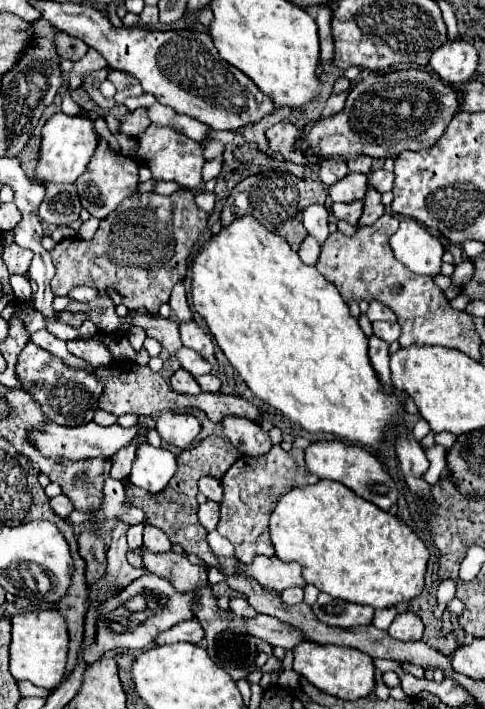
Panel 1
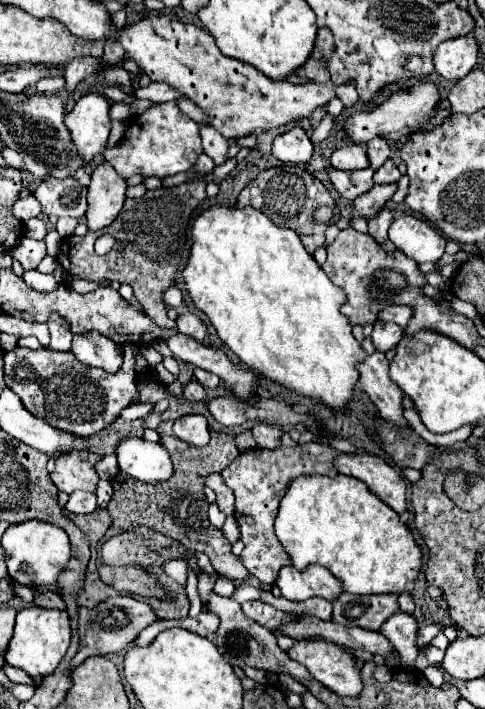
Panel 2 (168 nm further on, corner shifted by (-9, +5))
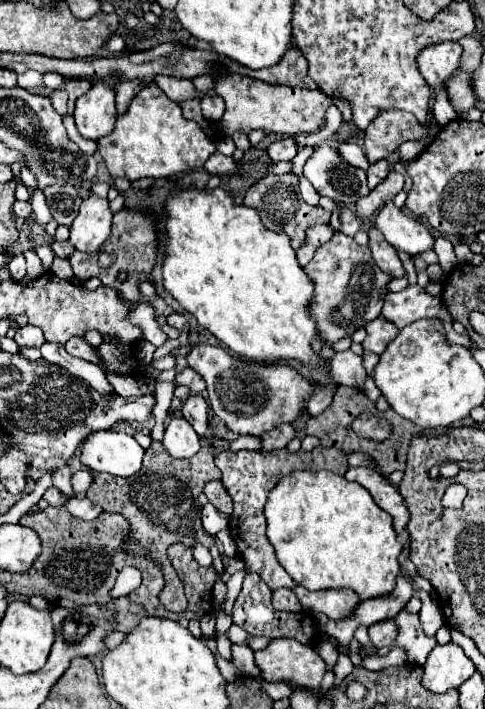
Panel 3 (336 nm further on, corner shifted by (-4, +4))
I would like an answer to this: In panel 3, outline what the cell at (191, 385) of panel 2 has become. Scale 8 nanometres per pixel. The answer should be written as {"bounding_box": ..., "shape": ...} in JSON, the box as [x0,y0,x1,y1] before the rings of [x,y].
{"bounding_box":[181,394,213,440],"shape":[[[193,394],[187,398],[187,402],[181,408],[183,418],[195,428],[195,432],[205,438],[205,440],[213,440],[213,432],[209,430],[209,418],[207,418],[207,402]]]}

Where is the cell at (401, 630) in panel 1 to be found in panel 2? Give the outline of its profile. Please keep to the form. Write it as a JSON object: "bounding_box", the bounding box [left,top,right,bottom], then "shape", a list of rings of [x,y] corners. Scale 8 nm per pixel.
{"bounding_box":[380,613,418,669],"shape":[[[394,613],[380,629],[396,647],[400,653],[400,665],[404,669],[414,669],[416,657],[418,657],[418,647],[416,647],[416,637],[418,637],[418,621],[408,615],[408,613]]]}

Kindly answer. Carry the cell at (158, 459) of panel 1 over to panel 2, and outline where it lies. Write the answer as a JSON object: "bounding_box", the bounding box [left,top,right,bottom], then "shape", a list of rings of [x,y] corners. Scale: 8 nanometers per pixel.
{"bounding_box":[116,437,174,483],"shape":[[[130,437],[118,445],[116,457],[120,471],[144,483],[164,483],[174,473],[172,455],[162,443]]]}

